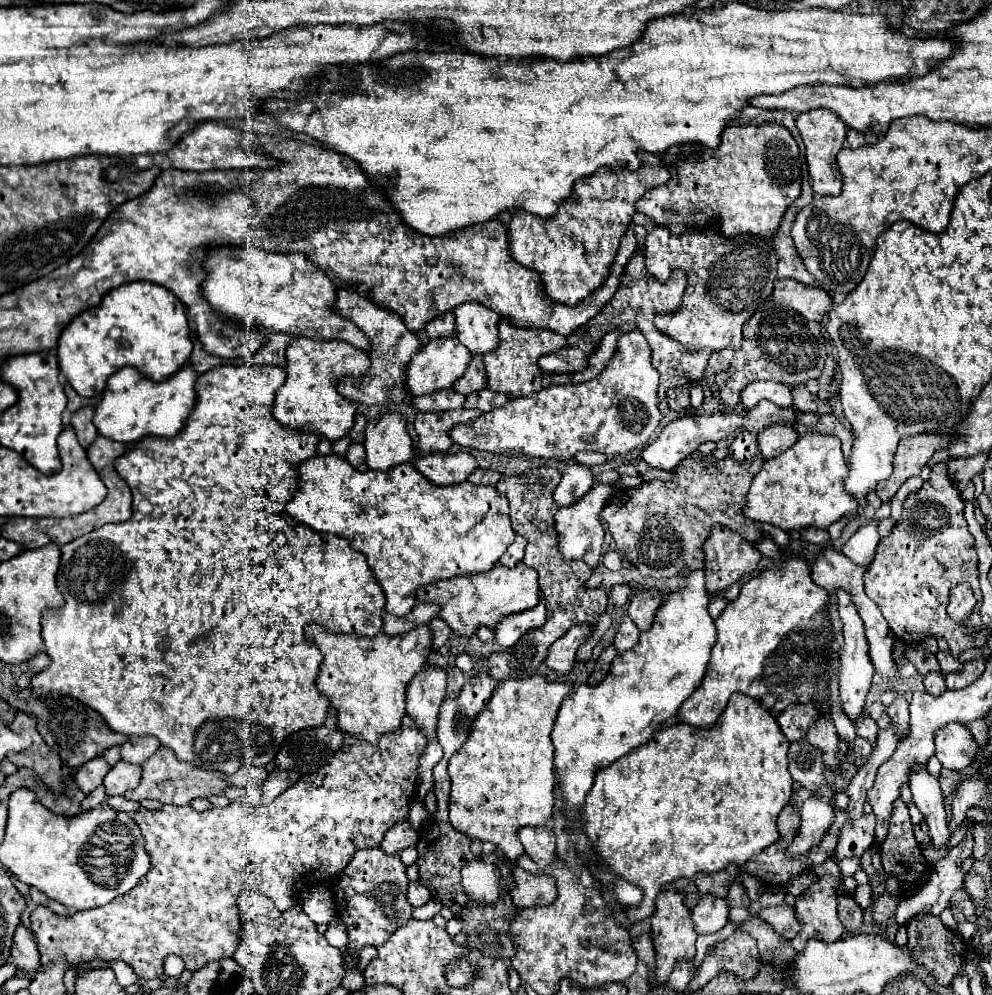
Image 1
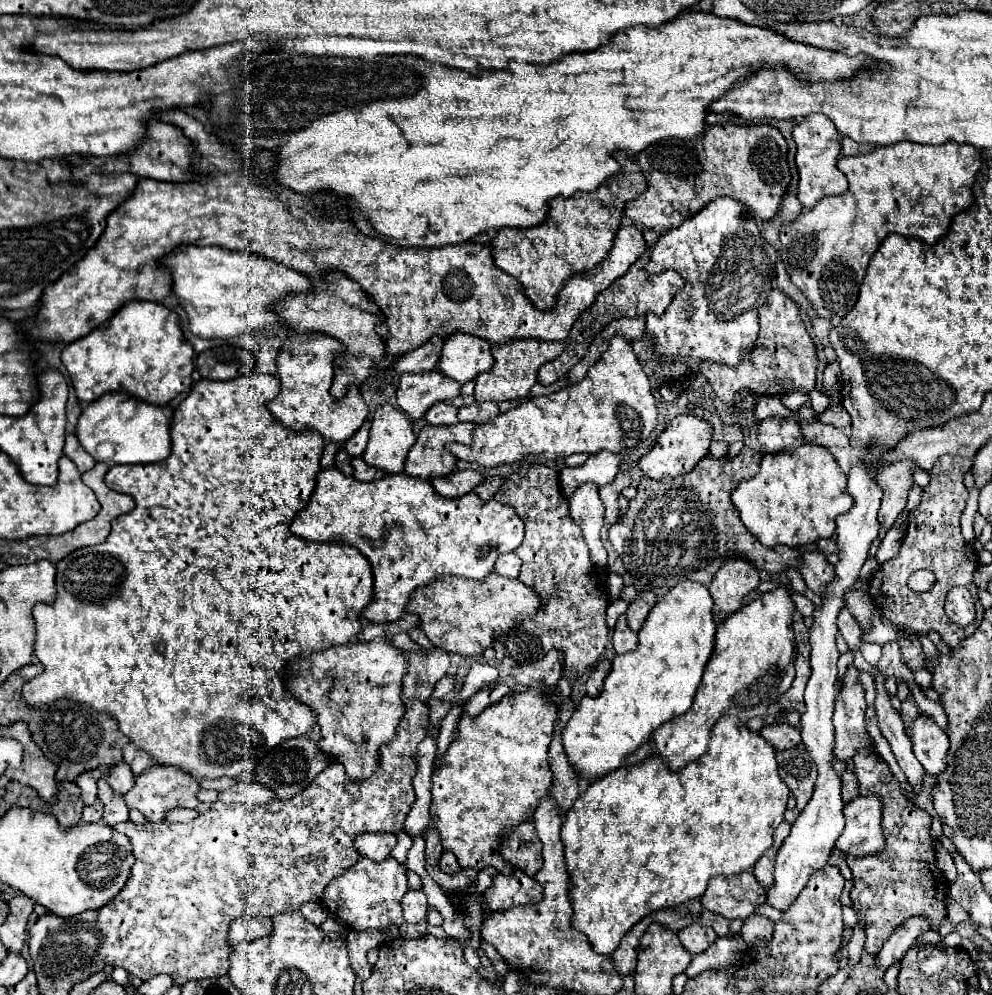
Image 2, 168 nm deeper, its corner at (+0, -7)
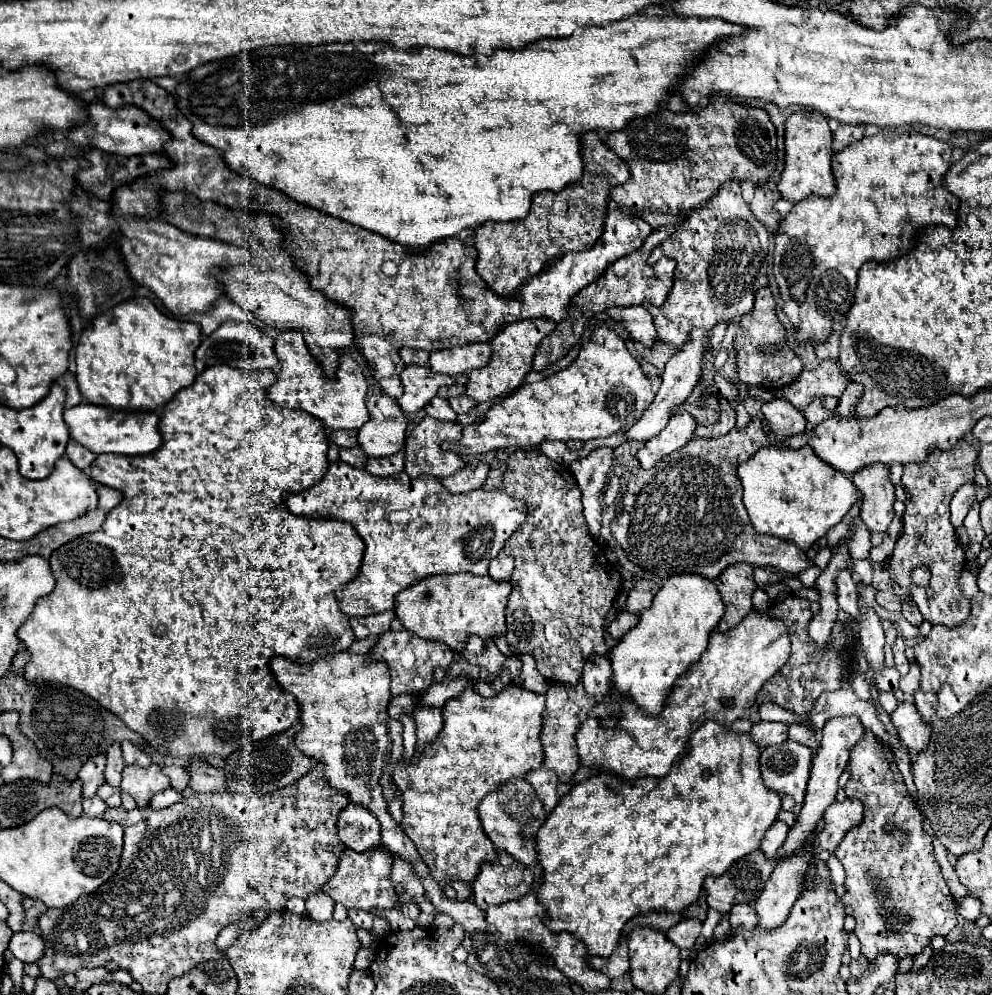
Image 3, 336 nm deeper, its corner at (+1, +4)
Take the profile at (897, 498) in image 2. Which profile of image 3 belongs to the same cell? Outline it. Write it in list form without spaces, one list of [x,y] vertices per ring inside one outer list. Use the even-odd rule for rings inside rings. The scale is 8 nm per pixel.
[[[872,465],[856,471],[852,483],[862,493],[860,519],[872,533],[884,533],[894,517],[894,487],[888,481],[886,465]]]

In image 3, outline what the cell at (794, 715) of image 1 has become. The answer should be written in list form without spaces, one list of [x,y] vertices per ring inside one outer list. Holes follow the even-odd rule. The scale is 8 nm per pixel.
[[[760,721],[752,727],[750,731],[752,741],[758,747],[768,747],[768,745],[778,745],[784,739],[788,739],[788,725],[786,723],[768,723],[768,721]]]

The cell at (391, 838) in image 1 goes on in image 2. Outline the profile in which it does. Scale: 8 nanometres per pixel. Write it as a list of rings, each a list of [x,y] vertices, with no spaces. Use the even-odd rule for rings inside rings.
[[[375,832],[375,834],[361,834],[355,838],[355,848],[359,856],[367,856],[375,862],[385,860],[397,844],[397,836],[391,832]]]

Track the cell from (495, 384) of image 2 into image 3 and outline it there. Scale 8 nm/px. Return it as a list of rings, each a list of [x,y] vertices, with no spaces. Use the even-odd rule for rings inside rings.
[[[526,319],[526,321],[516,321],[516,323],[506,325],[490,341],[492,357],[490,357],[488,365],[486,367],[480,367],[480,369],[474,369],[468,375],[466,395],[470,399],[478,401],[478,403],[484,403],[484,401],[490,401],[494,397],[512,393],[516,387],[520,387],[524,383],[526,373],[532,369],[532,357],[534,357],[534,351],[538,347],[538,343],[546,335],[550,335],[554,331],[554,327],[556,327],[556,323],[554,321],[548,321],[548,319]]]

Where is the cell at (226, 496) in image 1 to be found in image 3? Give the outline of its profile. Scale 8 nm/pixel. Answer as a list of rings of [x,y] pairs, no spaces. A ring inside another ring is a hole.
[[[226,365],[208,367],[200,373],[194,385],[178,391],[174,399],[164,405],[160,415],[160,435],[162,447],[150,455],[140,457],[124,457],[124,455],[98,455],[94,465],[90,467],[90,479],[108,485],[112,489],[122,491],[124,499],[118,507],[114,507],[104,525],[94,531],[76,537],[68,545],[62,545],[52,553],[50,567],[56,579],[56,587],[50,595],[42,597],[34,613],[24,621],[18,629],[18,639],[30,653],[30,661],[26,665],[28,681],[50,681],[62,683],[72,689],[82,691],[92,697],[100,705],[104,705],[110,713],[116,713],[132,731],[140,733],[148,745],[166,757],[194,757],[214,753],[222,759],[228,757],[242,743],[258,741],[270,737],[274,733],[286,731],[298,719],[298,705],[288,693],[280,691],[278,683],[270,673],[270,659],[274,655],[288,657],[300,663],[312,663],[314,653],[310,651],[346,651],[354,643],[354,633],[348,625],[348,617],[338,607],[334,597],[334,589],[340,589],[348,581],[358,575],[364,543],[356,529],[350,523],[336,519],[316,519],[294,515],[284,507],[284,497],[290,493],[298,493],[316,485],[328,469],[328,437],[324,433],[324,425],[320,419],[294,409],[282,409],[266,399],[266,389],[276,383],[276,375],[272,371],[244,371]],[[162,625],[164,633],[156,635],[156,627]],[[38,677],[38,679],[36,679]]]

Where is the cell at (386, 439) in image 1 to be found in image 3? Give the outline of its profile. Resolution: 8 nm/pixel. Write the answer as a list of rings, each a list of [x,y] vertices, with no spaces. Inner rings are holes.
[[[376,393],[366,399],[370,419],[358,429],[358,443],[362,451],[370,457],[390,457],[404,447],[406,439],[406,417],[398,403],[384,395]]]

